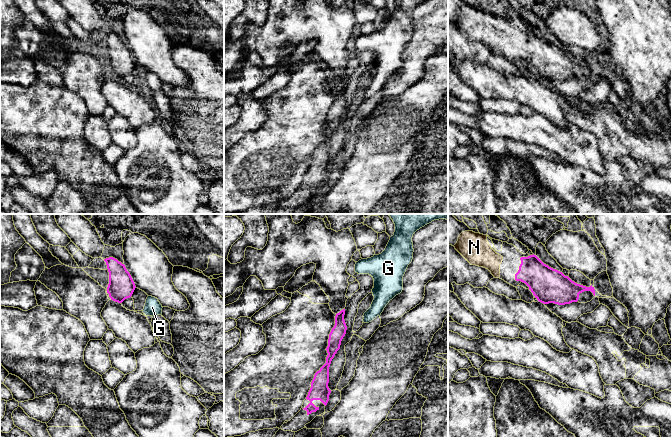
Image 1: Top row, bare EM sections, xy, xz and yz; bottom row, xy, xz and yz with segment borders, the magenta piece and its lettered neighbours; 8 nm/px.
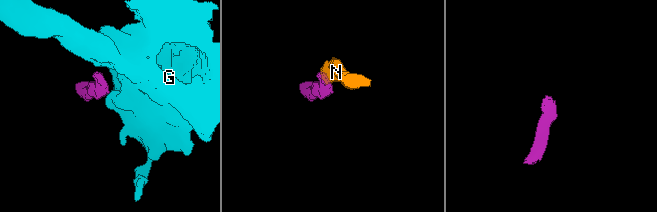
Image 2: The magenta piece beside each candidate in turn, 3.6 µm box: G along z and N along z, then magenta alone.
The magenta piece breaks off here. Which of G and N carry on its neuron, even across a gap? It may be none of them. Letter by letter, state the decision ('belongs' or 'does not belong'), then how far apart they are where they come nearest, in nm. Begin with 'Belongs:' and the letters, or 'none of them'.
Belongs: N
G: does not belong | 120 nm
N: belongs | 130 nm

